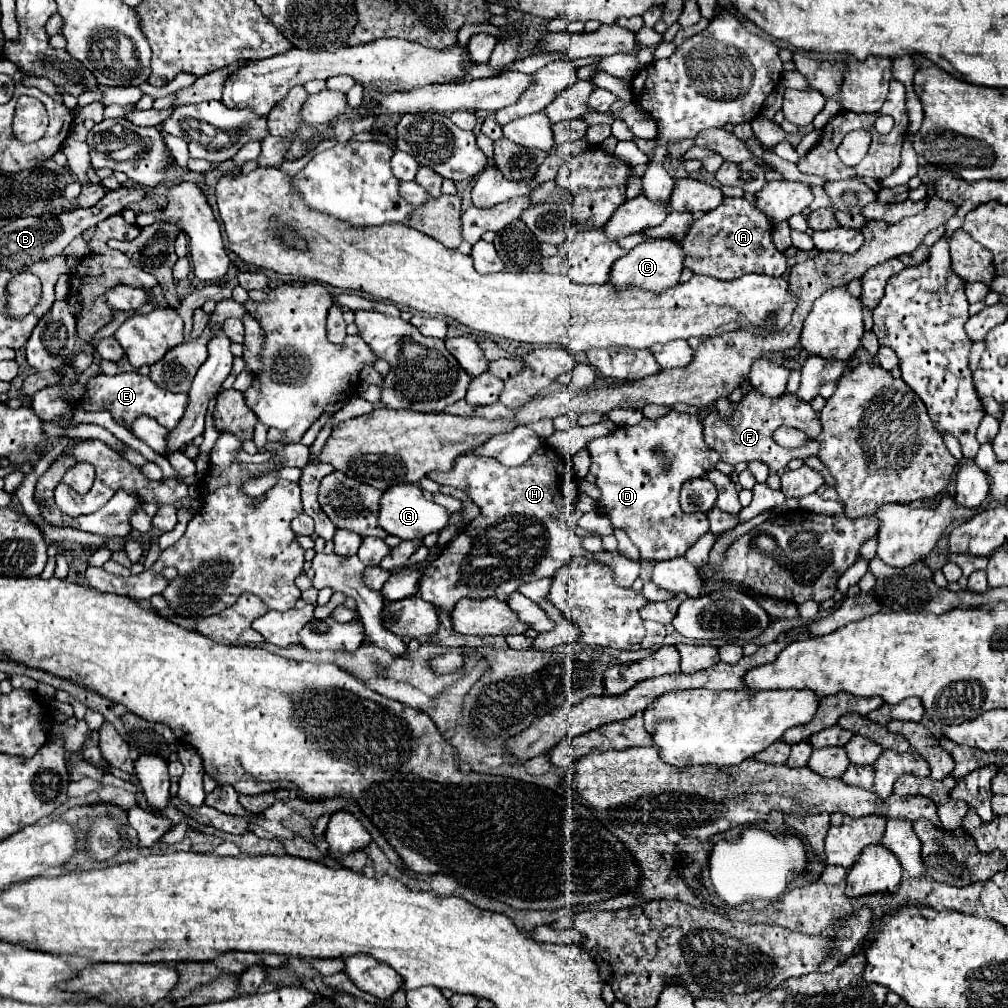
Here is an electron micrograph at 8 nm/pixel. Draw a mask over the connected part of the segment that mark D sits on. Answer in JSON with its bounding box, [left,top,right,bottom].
[586,411,720,561]

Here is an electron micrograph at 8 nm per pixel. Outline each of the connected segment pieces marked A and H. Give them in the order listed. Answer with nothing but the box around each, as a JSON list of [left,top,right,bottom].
[[682,197,786,281],[420,443,578,613]]

